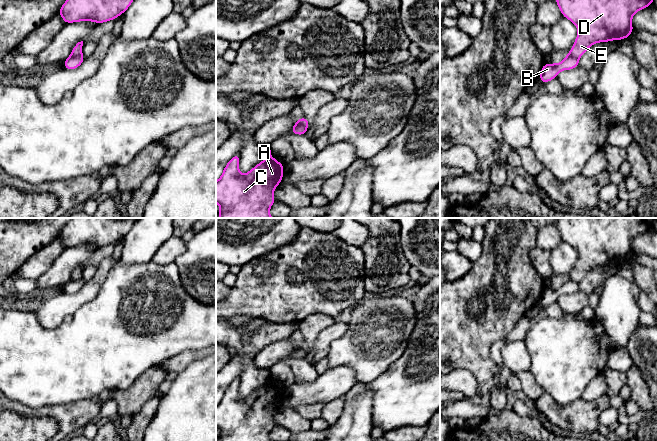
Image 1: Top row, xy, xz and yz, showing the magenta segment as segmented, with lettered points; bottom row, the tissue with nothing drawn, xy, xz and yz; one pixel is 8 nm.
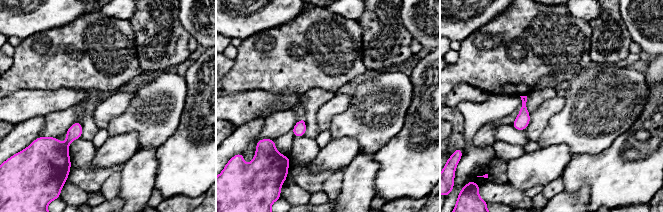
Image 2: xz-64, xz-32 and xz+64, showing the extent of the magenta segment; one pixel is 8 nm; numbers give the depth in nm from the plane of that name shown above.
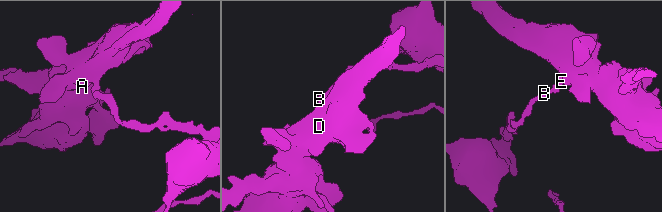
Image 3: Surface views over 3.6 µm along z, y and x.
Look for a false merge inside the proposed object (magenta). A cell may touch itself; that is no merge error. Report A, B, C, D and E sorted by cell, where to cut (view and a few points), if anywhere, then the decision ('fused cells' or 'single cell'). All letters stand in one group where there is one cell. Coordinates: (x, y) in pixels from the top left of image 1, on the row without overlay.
A C D E / B | xz (306, 351), (298, 351), (294, 356) | fused cells

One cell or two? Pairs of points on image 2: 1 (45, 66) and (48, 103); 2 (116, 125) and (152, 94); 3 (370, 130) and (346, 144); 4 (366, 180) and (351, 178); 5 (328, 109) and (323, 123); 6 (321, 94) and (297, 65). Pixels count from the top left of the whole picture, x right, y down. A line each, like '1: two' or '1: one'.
1: two
2: one
3: two
4: one
5: one
6: two

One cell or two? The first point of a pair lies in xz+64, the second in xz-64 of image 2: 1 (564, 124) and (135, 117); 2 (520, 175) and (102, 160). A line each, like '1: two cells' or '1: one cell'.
1: one cell
2: one cell

